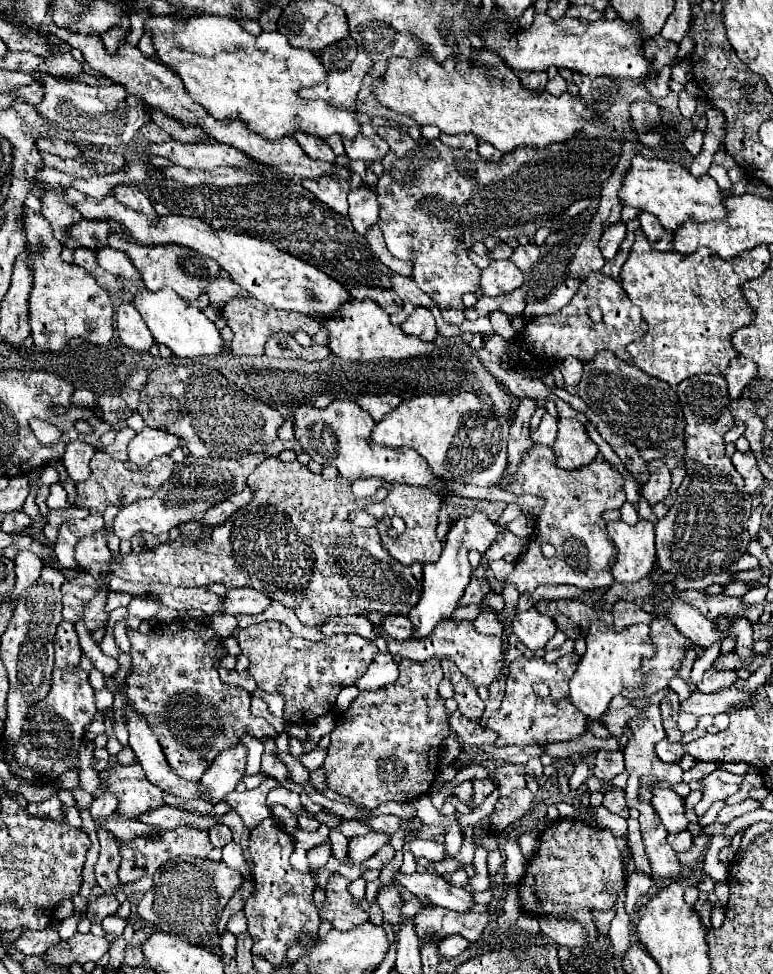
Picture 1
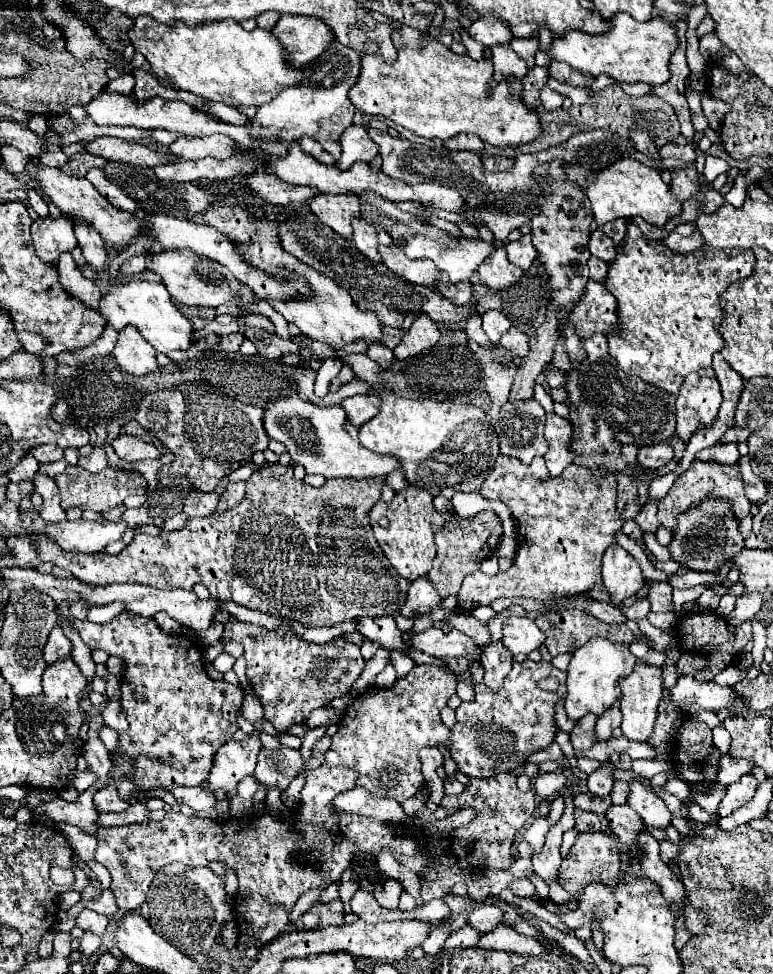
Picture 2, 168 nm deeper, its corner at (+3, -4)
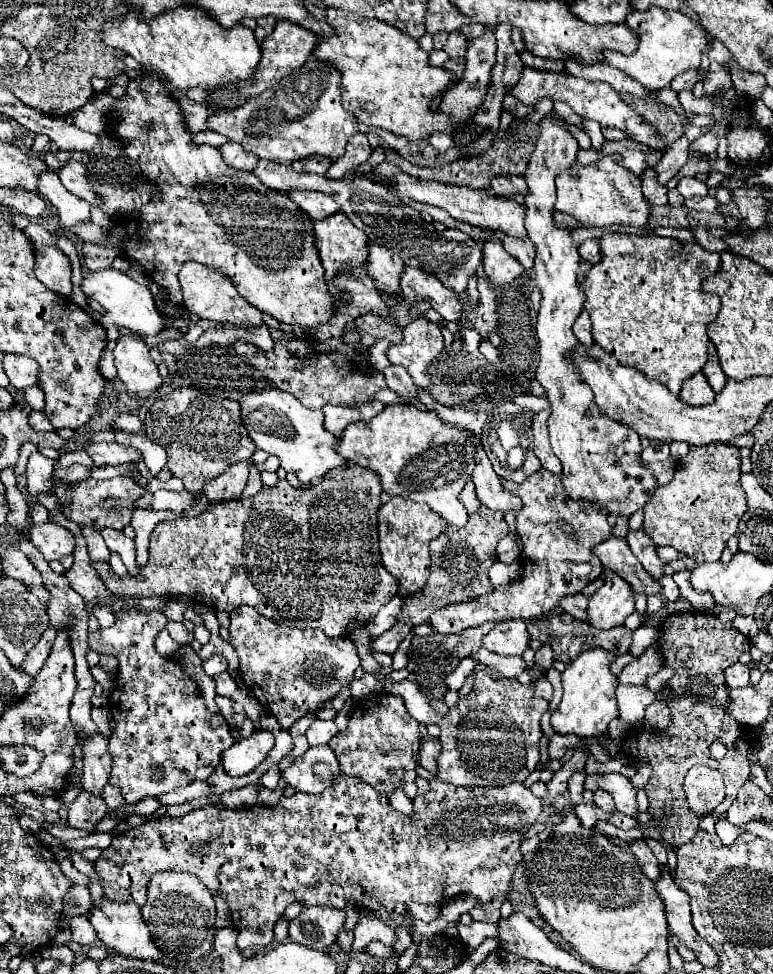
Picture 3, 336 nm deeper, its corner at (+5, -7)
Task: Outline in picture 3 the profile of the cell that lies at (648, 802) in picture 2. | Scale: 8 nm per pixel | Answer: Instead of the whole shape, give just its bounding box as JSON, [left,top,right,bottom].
[584,774,636,816]

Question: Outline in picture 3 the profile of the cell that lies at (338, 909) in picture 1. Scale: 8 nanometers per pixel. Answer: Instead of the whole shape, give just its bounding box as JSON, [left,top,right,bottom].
[290,906,346,950]

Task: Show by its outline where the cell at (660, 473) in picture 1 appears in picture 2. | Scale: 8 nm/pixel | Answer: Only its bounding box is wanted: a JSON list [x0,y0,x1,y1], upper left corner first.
[636,499,660,533]

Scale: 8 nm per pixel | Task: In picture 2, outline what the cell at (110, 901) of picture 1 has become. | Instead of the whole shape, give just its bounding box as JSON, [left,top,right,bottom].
[76,909,110,935]

